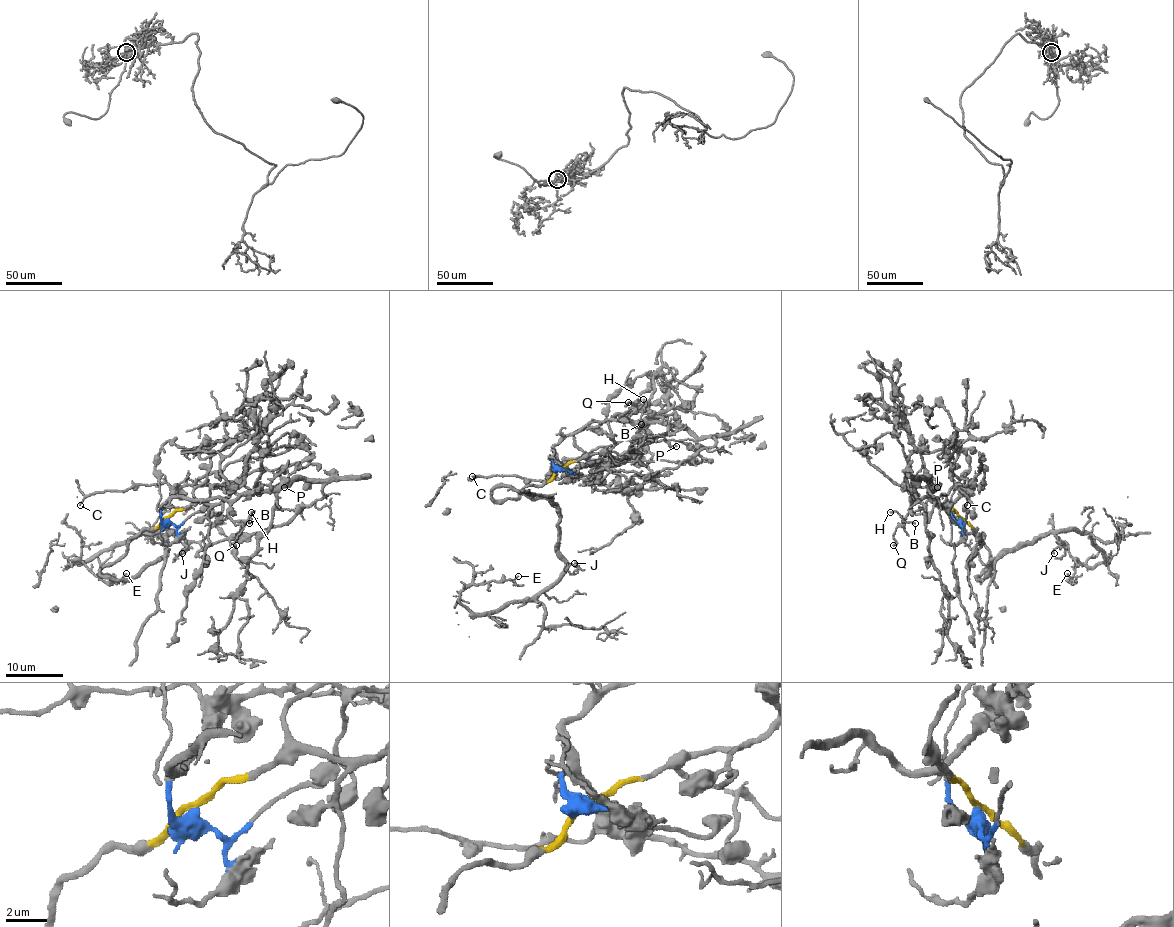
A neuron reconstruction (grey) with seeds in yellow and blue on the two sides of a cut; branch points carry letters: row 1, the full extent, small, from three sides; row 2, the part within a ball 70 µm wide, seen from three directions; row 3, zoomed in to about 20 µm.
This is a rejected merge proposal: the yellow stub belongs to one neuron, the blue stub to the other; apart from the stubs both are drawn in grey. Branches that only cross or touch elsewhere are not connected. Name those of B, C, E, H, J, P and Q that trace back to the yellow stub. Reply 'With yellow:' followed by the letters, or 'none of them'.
With yellow: E, J, P

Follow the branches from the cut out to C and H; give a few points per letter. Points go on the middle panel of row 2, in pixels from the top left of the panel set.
C: (560, 469), (553, 463), (554, 459), (563, 469), (563, 475), (557, 479), (524, 479), (514, 475), (471, 476)
H: (560, 469), (553, 463), (554, 446), (565, 436), (592, 422), (637, 412), (645, 405), (642, 399)

